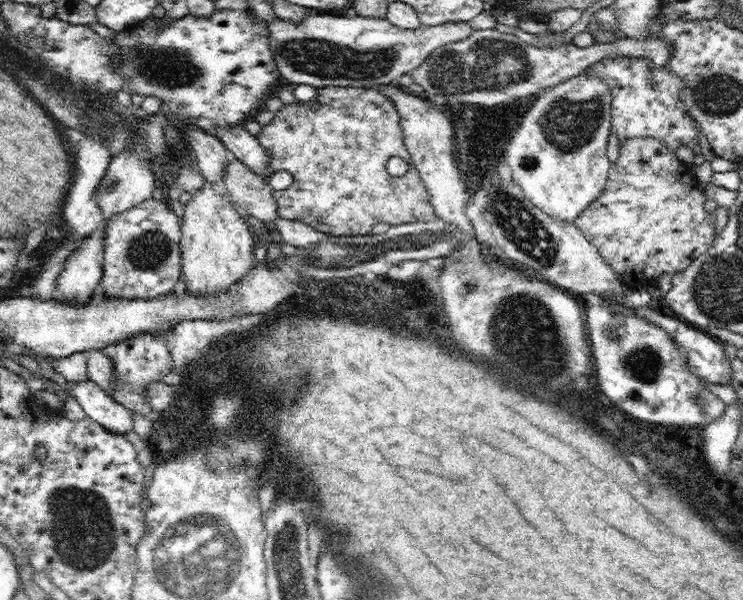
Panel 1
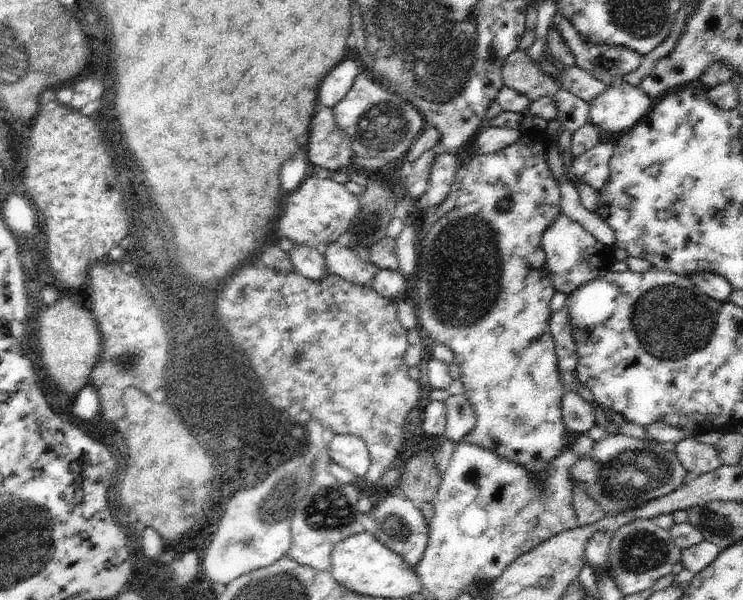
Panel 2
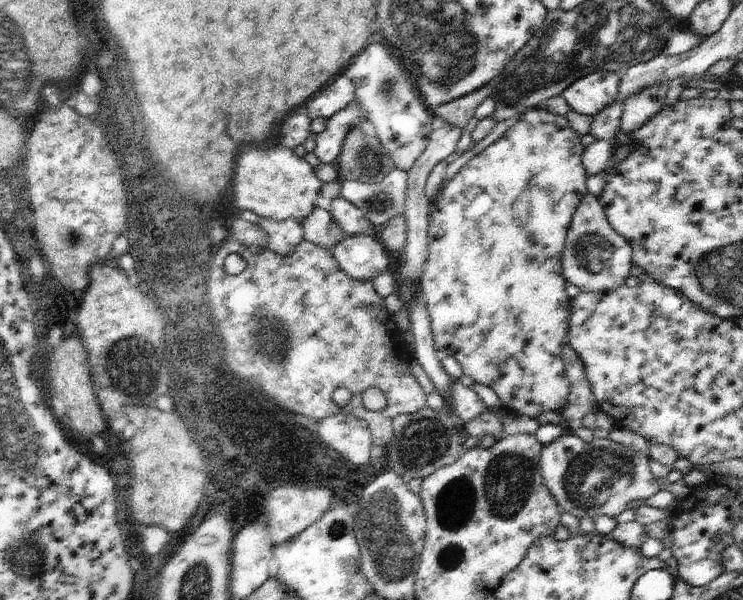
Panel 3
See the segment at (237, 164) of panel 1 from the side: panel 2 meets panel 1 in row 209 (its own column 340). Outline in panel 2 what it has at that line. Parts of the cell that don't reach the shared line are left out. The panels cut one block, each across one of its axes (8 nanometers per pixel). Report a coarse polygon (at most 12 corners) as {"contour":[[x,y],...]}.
{"contour":[[343,240],[327,242],[327,272],[369,286],[381,270],[361,260]]}

